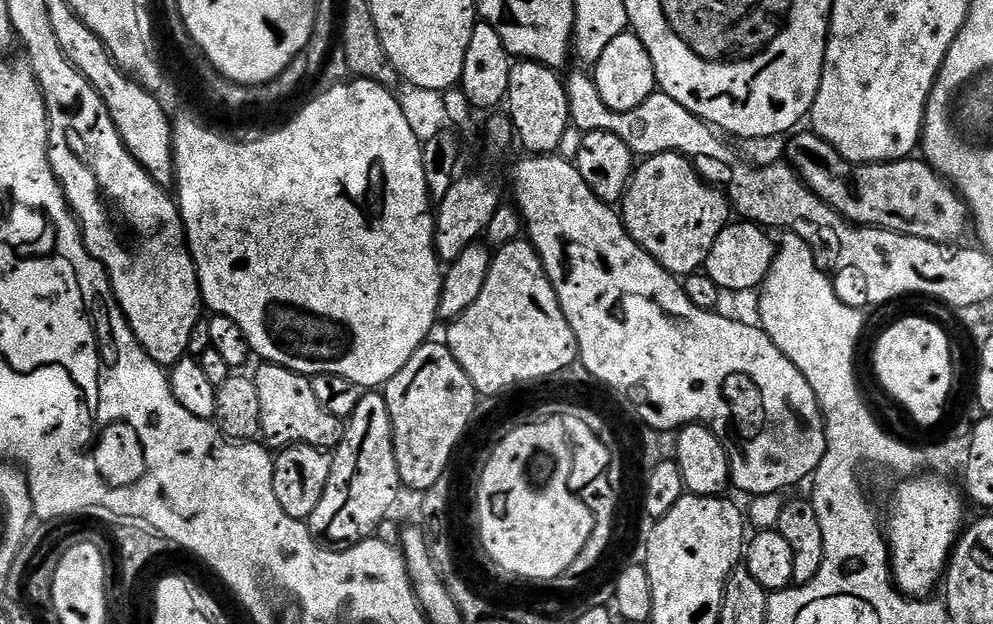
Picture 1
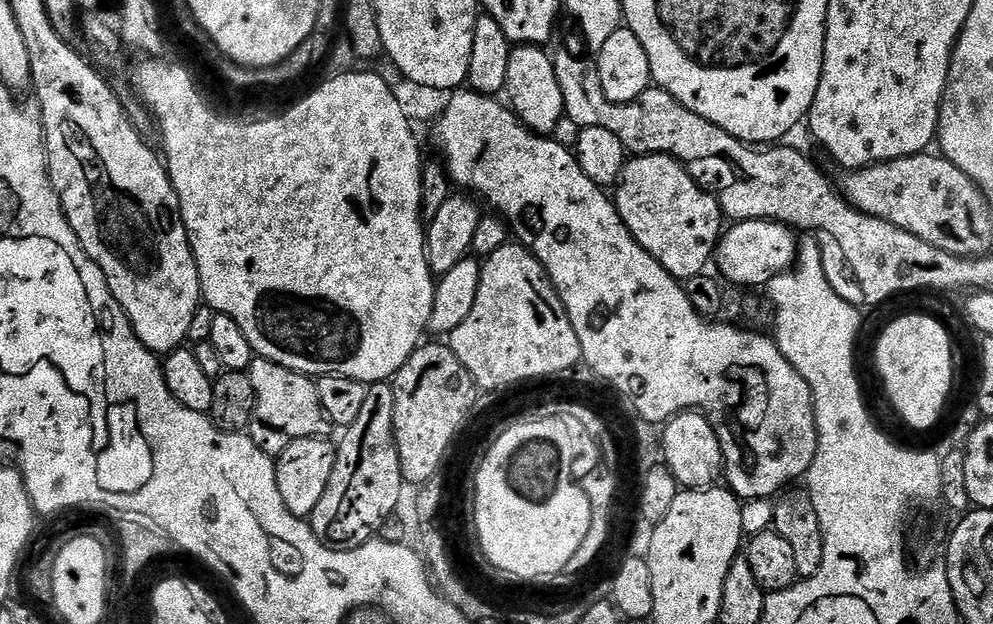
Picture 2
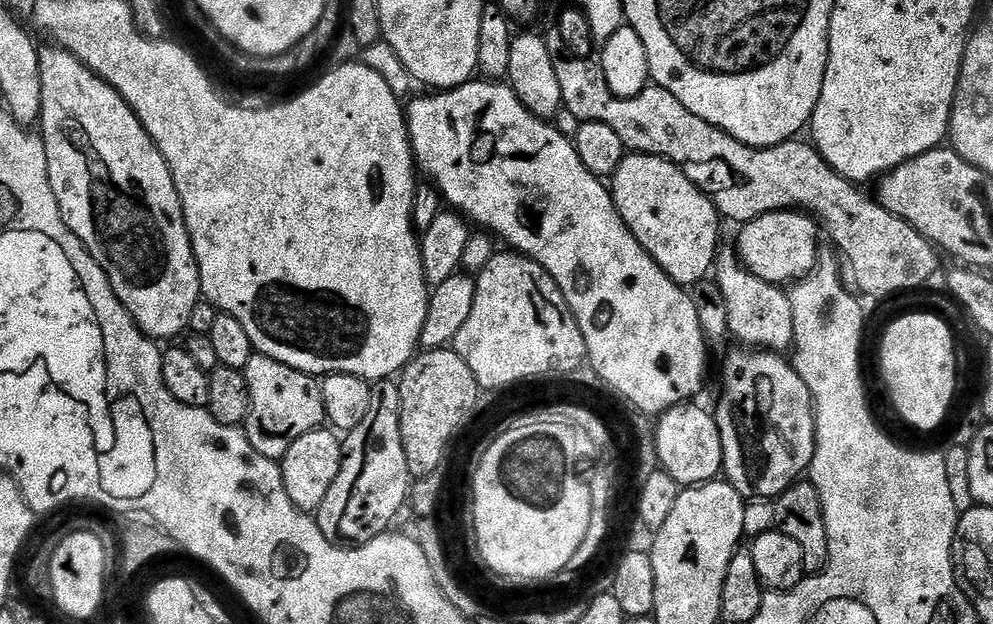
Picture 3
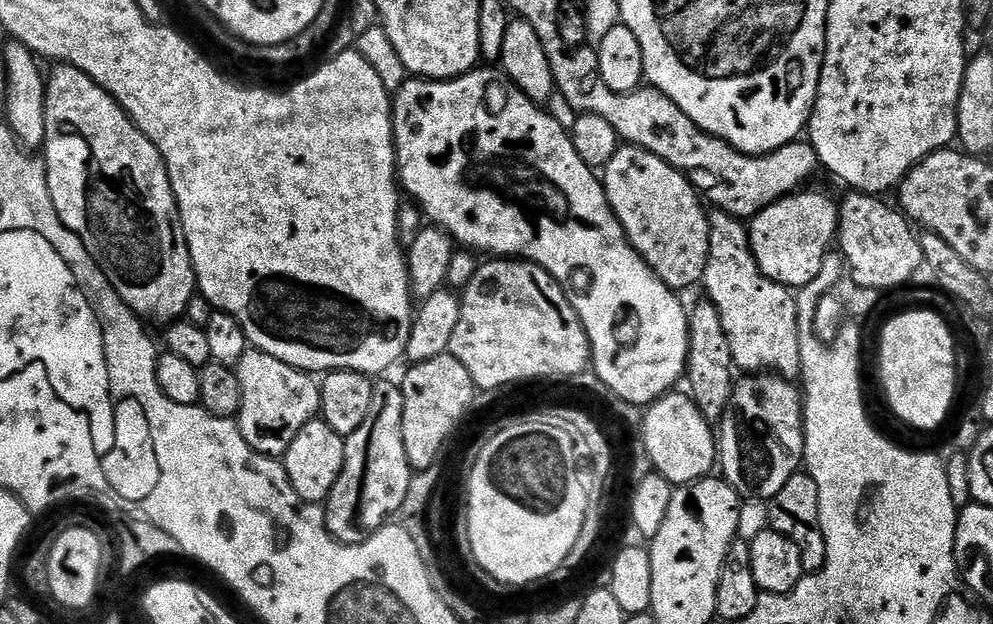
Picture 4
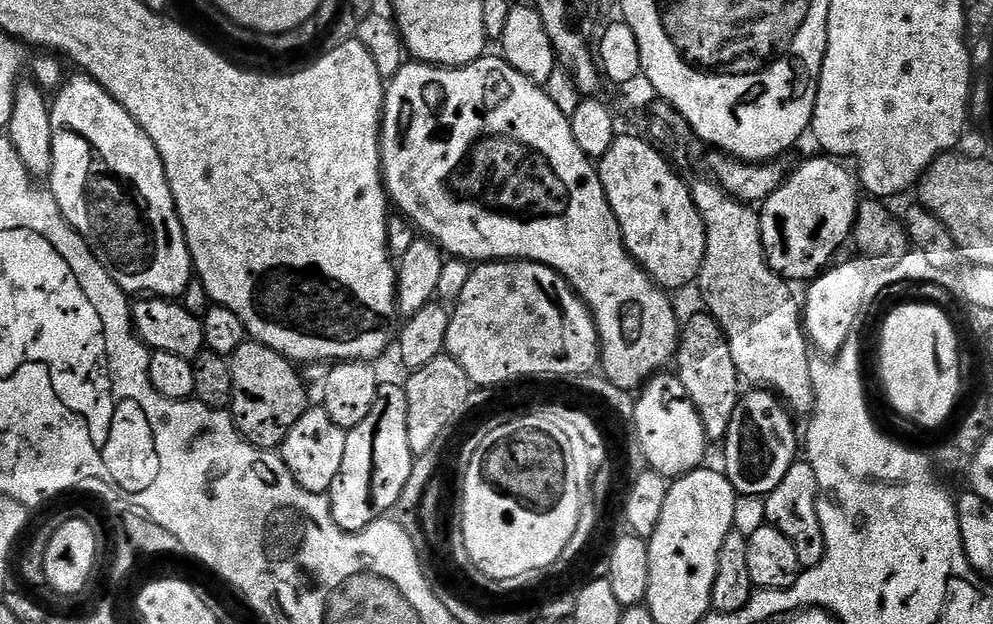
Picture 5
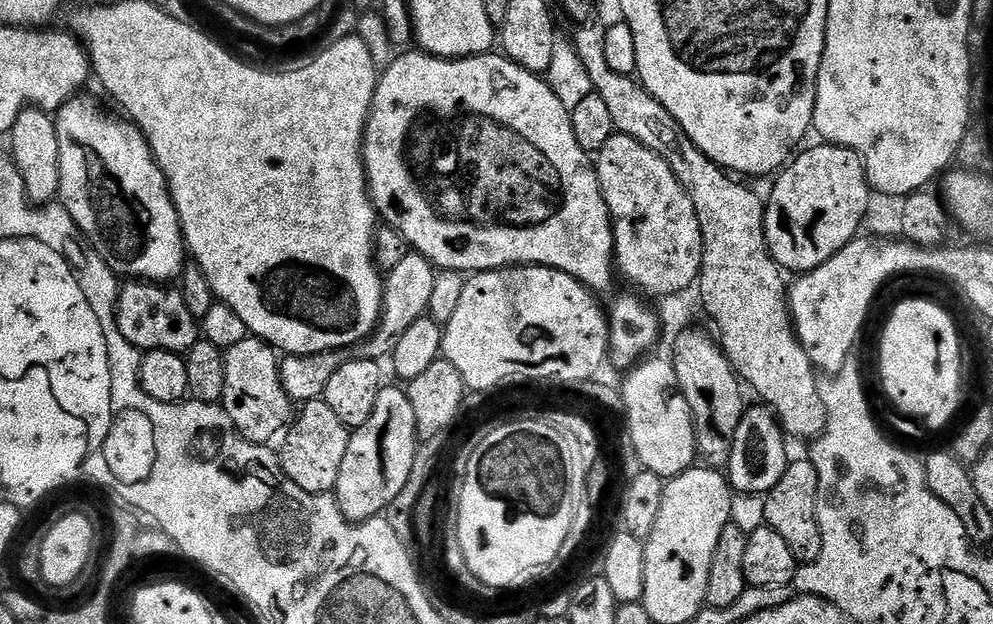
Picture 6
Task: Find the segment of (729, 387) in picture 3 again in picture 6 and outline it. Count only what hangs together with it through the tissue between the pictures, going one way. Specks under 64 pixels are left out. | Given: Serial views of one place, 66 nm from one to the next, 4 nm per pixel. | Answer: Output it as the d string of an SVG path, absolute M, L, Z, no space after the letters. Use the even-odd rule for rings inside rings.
M749 407L738 422L738 428L734 430L726 475L736 494L767 494L776 485L778 478L782 478L790 463L788 448L784 445L784 429L767 407L759 407Z

